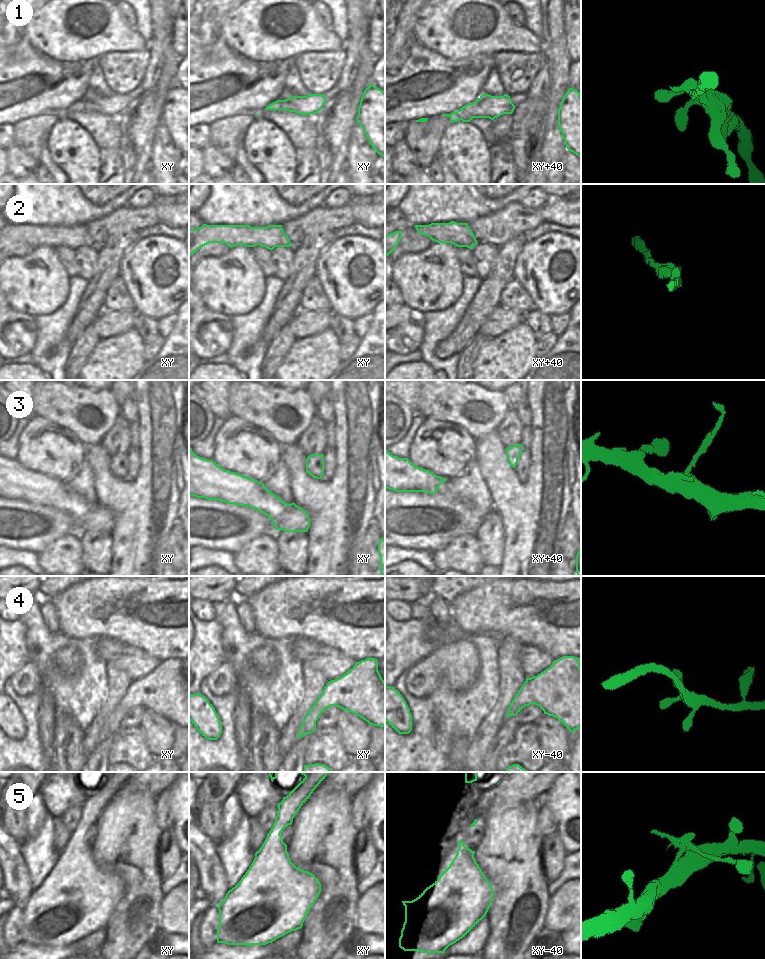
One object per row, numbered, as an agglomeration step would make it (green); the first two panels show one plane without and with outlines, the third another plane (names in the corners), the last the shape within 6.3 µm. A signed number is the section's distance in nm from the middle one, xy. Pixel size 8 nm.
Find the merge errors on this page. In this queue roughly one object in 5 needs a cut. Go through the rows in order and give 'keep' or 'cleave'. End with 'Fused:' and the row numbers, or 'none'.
1: keep
2: keep
3: keep
4: keep
5: cleave
Fused: 5

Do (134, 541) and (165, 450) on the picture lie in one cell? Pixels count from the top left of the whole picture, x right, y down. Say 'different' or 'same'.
same

